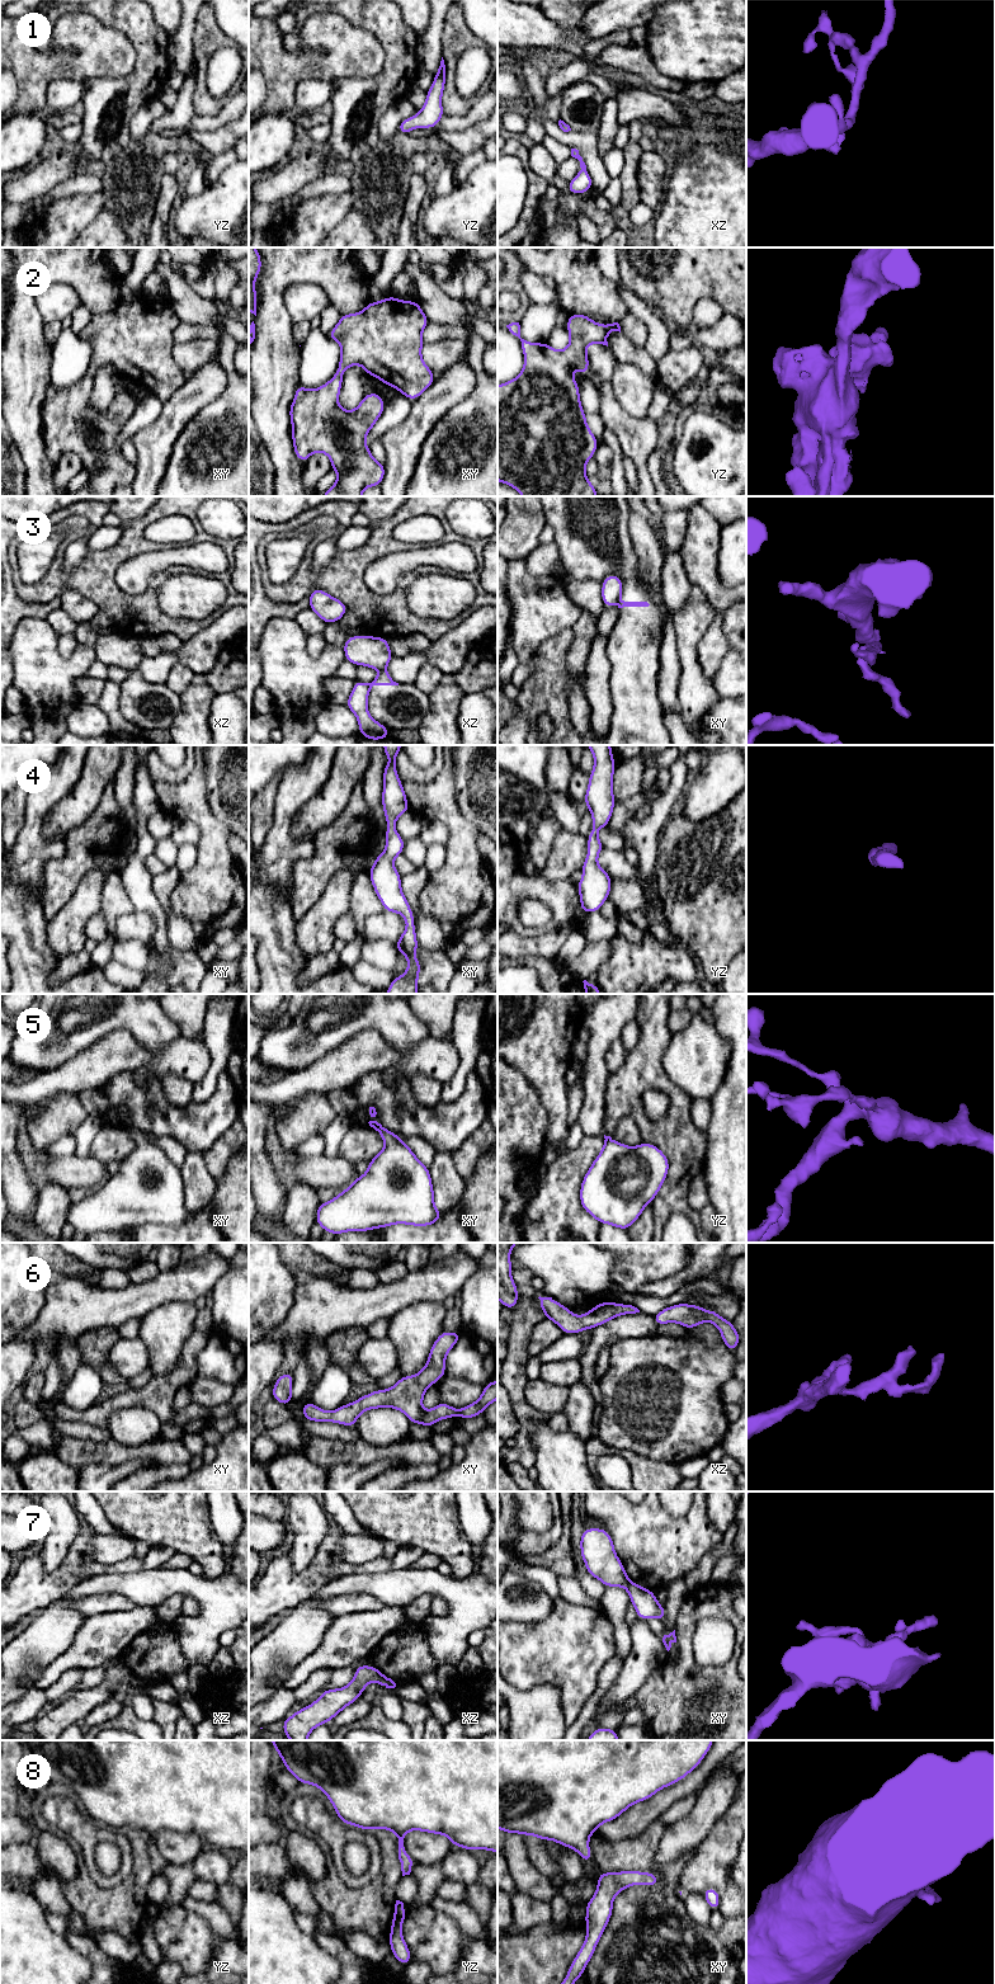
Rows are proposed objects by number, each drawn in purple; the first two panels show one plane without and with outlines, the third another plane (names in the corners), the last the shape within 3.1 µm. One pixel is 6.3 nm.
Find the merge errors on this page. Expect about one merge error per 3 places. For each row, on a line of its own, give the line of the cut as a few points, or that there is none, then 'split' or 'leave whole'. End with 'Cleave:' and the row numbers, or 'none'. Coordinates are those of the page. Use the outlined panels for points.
1: no cut | leave whole
2: no cut | leave whole
3: xz (369, 684), (371, 687) | split
4: no cut | leave whole
5: no cut | leave whole
6: no cut | leave whole
7: xz (381, 1673), (378, 1682) | split
8: no cut | leave whole
Cleave: 3, 7

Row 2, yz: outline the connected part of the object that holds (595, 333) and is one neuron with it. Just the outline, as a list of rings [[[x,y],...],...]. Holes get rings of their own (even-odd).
[[[571,314],[566,325],[570,344],[563,350],[556,350],[547,343],[522,339],[519,322],[511,322],[506,327],[522,341],[524,366],[518,377],[498,386],[498,481],[514,487],[523,496],[598,496],[585,473],[586,463],[598,448],[598,440],[586,424],[579,386],[571,369],[576,367],[581,374],[588,376],[586,345],[608,347],[607,336],[610,331],[621,333],[619,324],[600,325],[588,315]]]

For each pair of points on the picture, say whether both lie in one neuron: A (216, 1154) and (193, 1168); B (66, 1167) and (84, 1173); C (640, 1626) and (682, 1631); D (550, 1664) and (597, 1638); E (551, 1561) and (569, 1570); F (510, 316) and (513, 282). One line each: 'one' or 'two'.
A: two
B: one
C: two
D: one
E: one
F: one

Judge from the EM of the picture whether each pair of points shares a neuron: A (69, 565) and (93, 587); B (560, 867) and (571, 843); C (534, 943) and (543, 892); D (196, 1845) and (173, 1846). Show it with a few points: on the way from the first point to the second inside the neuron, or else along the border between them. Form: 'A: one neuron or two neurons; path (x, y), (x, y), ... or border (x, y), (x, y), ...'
A: two neurons; border (89, 551), (78, 565), (70, 570), (62, 569)
B: one neuron; path (562, 861), (570, 849)
C: two neurons; border (564, 924), (534, 936), (519, 936), (510, 931)
D: one neuron; path (191, 1845), (178, 1846)

